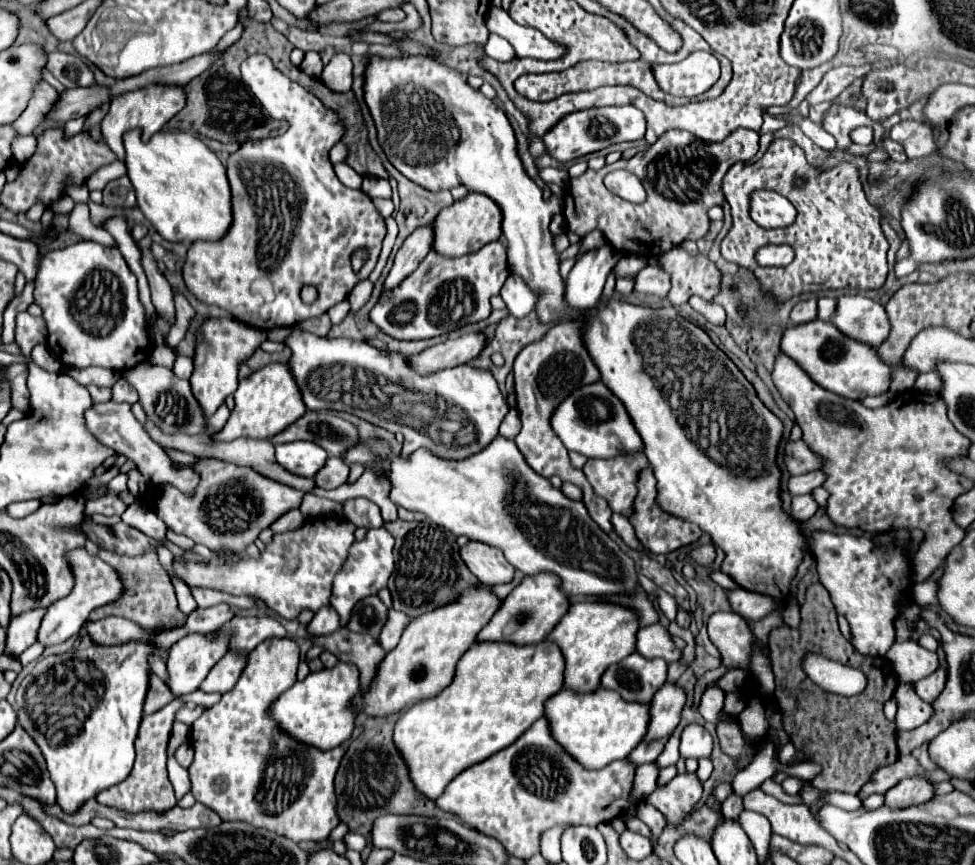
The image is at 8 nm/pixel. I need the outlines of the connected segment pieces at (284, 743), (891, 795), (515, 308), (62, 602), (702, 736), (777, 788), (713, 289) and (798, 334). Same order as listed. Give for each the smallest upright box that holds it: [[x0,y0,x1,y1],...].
[[188,638,344,842],[884,778,934,806],[500,274,538,316],[38,548,124,646],[680,724,712,758],[760,778,803,804],[658,246,722,306],[780,320,890,400]]

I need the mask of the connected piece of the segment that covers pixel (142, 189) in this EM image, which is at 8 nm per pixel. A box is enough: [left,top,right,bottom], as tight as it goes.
[124,130,232,242]

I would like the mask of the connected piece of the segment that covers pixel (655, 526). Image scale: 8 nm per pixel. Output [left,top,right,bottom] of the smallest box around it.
[628,466,702,554]

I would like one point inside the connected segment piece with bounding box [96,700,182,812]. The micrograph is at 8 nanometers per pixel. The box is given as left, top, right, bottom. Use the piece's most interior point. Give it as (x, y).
(147, 787)

